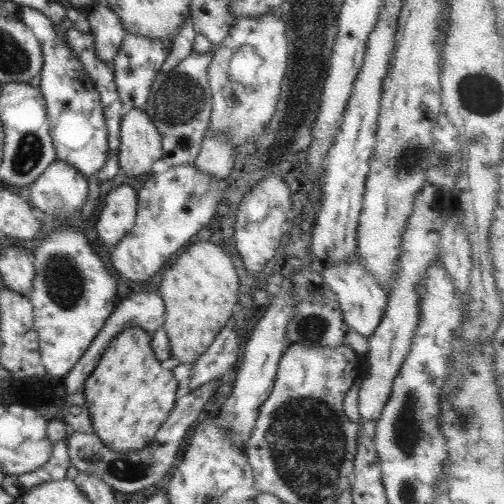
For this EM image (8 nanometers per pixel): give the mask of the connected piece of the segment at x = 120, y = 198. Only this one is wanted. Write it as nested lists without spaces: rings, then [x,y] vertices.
[[[126,183],[108,192],[96,222],[96,230],[104,246],[116,245],[132,229],[136,219],[137,202],[137,190]]]

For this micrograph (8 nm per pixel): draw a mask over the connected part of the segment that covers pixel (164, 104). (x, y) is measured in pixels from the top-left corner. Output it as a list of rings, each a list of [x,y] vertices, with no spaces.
[[[216,46],[205,54],[193,51],[182,59],[178,66],[168,72],[159,71],[152,83],[150,97],[143,110],[150,115],[150,120],[161,134],[163,160],[170,165],[190,163],[196,160],[202,139],[208,129],[212,108],[212,93],[207,79],[207,70],[212,62]]]

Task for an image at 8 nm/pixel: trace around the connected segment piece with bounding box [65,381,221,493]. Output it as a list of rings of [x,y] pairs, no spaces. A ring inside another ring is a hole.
[[[213,381],[186,394],[186,396],[182,396],[180,400],[176,400],[168,419],[158,428],[154,440],[146,444],[141,450],[129,452],[128,454],[119,454],[105,446],[104,441],[96,434],[88,435],[72,432],[65,439],[68,445],[71,465],[74,465],[79,471],[96,476],[99,480],[110,485],[113,490],[124,493],[138,492],[142,488],[148,488],[152,484],[157,484],[175,467],[176,457],[180,446],[182,446],[182,440],[188,435],[190,426],[198,420],[204,405],[214,395],[217,382],[220,385],[221,381]]]

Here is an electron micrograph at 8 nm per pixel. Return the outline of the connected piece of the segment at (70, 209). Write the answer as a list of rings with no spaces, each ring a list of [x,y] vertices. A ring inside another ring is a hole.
[[[57,158],[32,183],[30,200],[44,215],[68,218],[82,208],[88,190],[87,178],[76,167]]]

